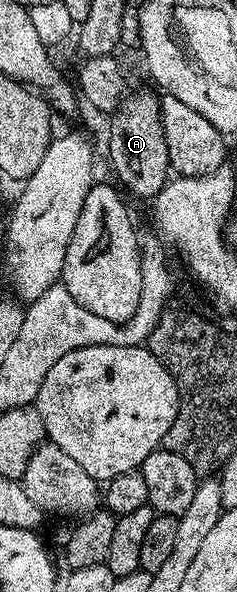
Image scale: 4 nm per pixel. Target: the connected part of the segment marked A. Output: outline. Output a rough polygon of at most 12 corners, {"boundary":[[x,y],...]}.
{"boundary":[[127,94],[109,116],[117,182],[146,201],[172,171],[162,101]]}

